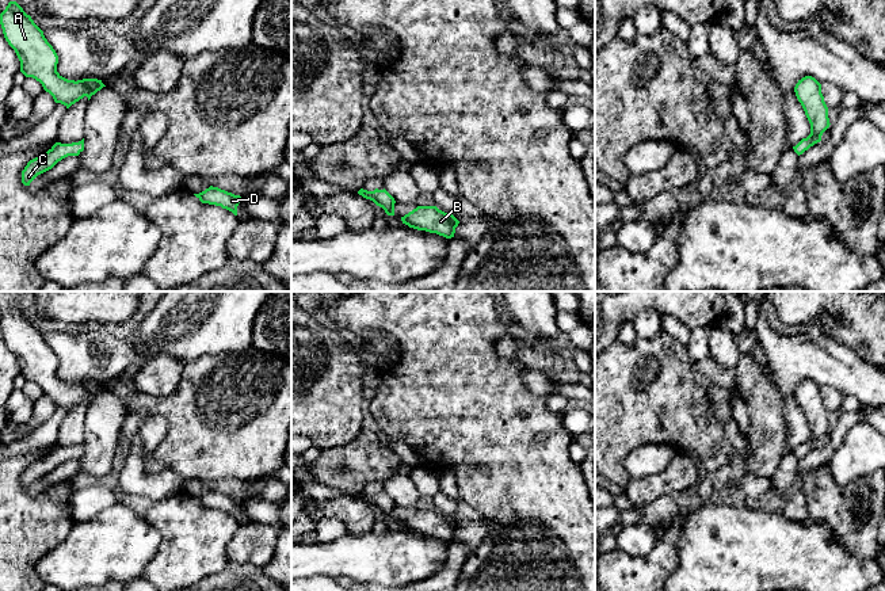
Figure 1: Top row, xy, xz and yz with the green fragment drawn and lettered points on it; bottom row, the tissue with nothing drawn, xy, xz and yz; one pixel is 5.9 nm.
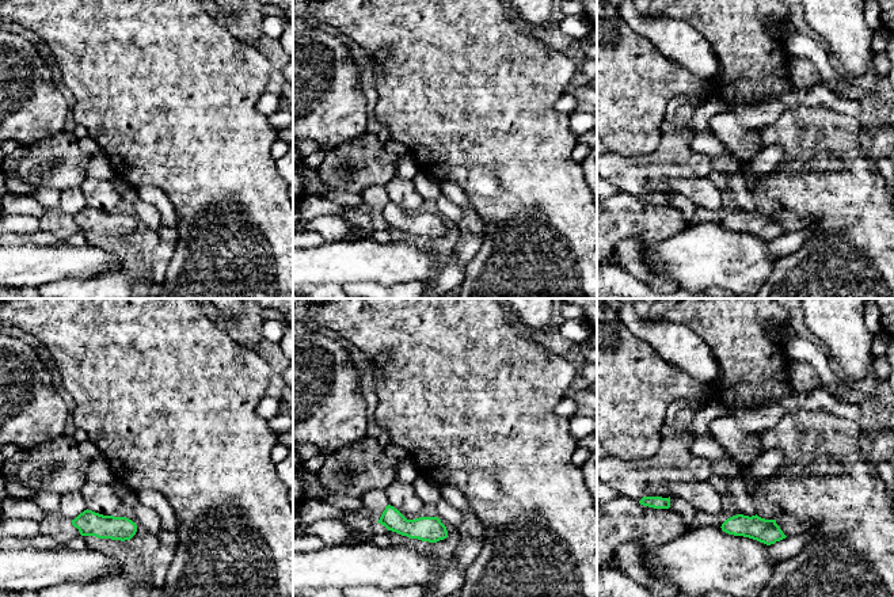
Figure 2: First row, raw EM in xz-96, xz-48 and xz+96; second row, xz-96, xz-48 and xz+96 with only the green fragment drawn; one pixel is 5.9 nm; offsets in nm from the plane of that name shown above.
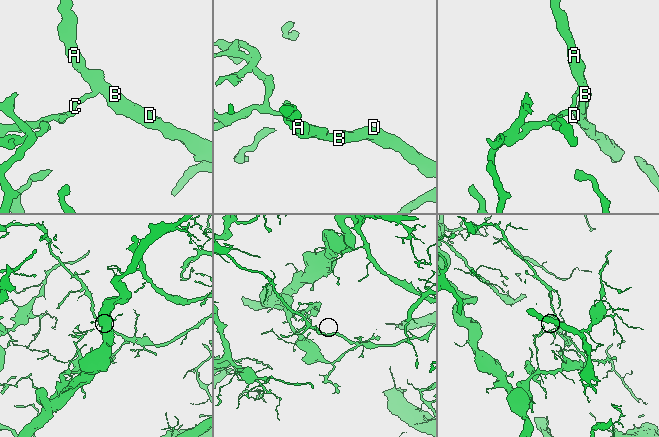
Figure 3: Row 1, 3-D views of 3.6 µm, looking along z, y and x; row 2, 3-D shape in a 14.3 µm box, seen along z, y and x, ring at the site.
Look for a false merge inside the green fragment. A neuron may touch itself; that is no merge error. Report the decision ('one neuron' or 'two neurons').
two neurons

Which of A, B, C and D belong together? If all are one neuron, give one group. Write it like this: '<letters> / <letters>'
A B D / C

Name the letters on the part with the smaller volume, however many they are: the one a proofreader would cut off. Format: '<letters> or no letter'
A, B, D

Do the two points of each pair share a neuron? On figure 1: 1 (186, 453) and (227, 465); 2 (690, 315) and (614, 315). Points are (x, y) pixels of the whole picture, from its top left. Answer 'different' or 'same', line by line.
1: same
2: same

